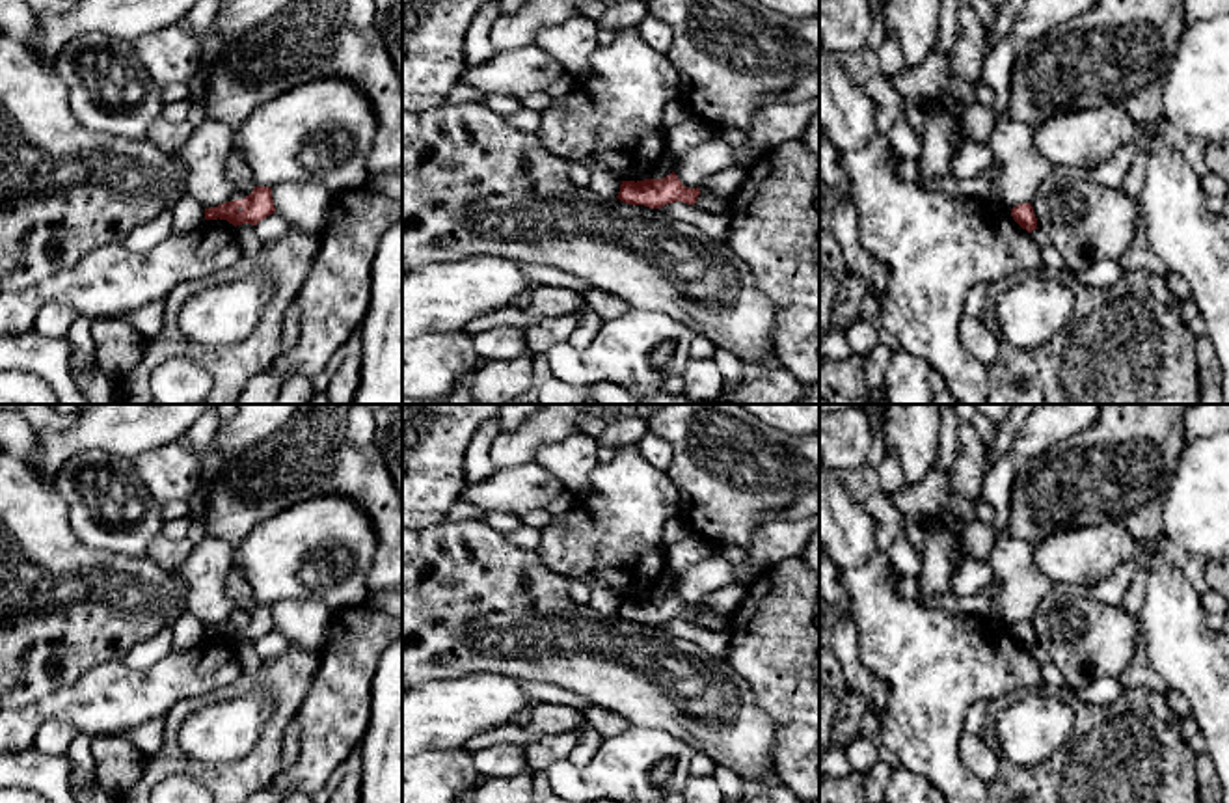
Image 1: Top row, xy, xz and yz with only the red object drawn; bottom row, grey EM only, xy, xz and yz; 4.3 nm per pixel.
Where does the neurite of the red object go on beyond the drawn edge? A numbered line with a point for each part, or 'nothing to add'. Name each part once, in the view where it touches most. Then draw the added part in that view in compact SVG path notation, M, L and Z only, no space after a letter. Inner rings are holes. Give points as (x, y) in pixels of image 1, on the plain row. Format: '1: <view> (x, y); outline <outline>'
nothing to add

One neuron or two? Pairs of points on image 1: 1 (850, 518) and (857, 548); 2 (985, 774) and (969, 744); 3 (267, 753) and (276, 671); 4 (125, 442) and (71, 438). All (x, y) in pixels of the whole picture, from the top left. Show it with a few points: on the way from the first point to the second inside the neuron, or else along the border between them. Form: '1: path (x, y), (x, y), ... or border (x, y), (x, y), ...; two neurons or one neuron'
1: path (850, 526), (850, 541); one neuron
2: path (984, 766), (974, 751); one neuron
3: path (272, 733), (282, 716), (282, 692); one neuron
4: path (112, 438), (84, 438); one neuron

